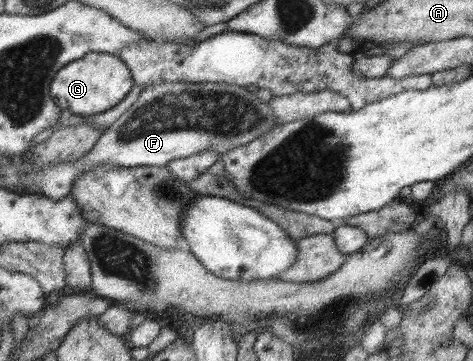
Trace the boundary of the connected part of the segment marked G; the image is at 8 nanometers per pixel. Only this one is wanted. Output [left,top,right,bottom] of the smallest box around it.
[49,52,133,116]

